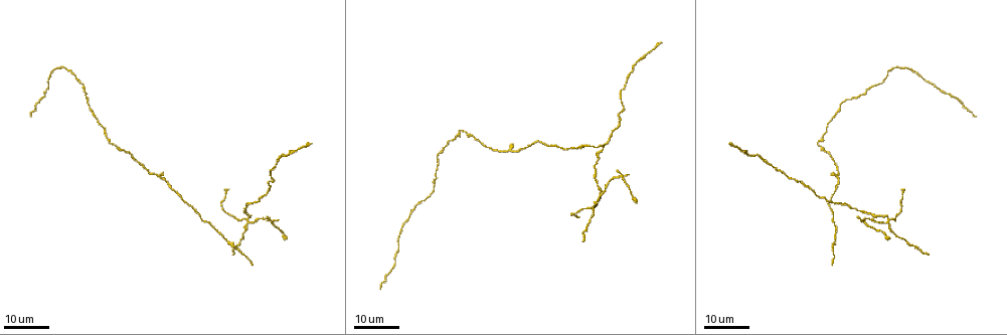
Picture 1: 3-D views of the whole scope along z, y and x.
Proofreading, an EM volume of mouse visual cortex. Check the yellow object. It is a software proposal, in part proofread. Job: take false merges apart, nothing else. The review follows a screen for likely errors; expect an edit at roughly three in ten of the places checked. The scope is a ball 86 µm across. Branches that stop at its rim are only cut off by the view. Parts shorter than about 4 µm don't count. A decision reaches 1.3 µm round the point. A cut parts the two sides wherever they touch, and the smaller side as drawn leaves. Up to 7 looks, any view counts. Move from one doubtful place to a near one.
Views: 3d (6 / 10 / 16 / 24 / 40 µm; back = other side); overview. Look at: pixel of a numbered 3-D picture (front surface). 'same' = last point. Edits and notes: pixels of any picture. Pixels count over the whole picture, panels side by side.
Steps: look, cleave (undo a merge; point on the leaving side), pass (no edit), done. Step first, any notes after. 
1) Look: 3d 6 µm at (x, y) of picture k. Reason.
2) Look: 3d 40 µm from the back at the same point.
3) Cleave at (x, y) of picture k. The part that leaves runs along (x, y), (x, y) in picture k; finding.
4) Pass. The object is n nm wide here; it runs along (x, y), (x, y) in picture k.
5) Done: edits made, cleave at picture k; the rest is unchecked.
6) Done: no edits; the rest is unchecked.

Look: 3d 16 µm at (465, 131) of picture 1. Sudden change in width.

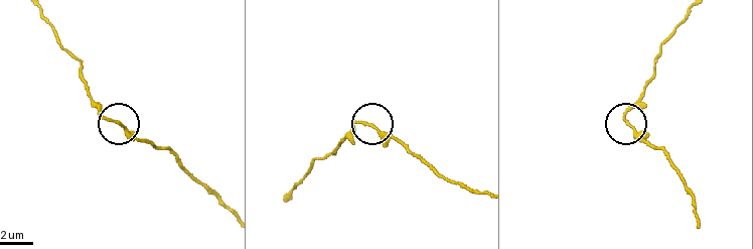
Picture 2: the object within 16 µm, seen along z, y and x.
Look: 3d 10 µm at (120, 124) of picture 2. Zoom in.

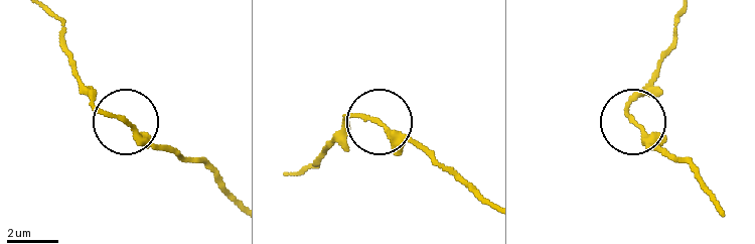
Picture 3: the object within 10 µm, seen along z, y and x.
Cleave at (345, 147) of picture 3. The part that leaves runs along (104, 111), (76, 79), (54, 13) in picture 3; a second cell is stuck on.

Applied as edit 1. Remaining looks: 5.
Look: overview. Redraw.

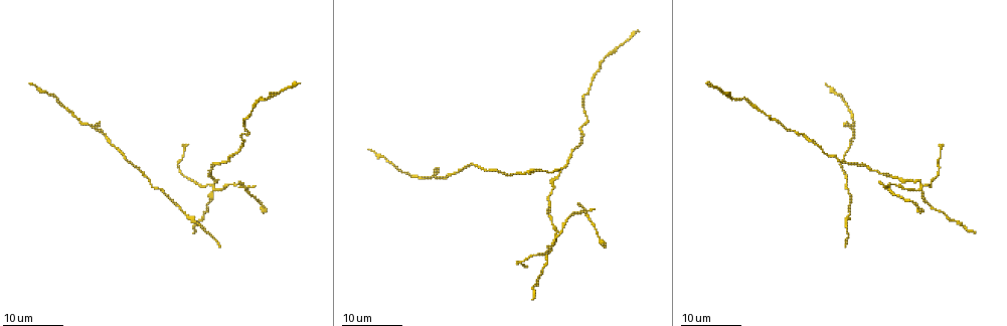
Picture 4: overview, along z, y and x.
Look: 3d 16 µm at (210, 169) of picture 4.

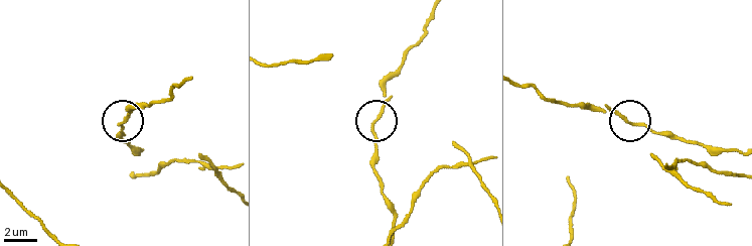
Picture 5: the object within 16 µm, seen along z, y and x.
Look: 3d 10 µm at (376, 122) of picture 5.

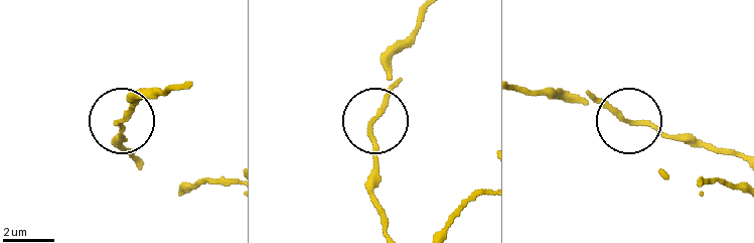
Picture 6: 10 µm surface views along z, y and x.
Pass. One cell here.

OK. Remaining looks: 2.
Look: 3d 16 µm at (552, 243) of picture 4. Four-way junction.

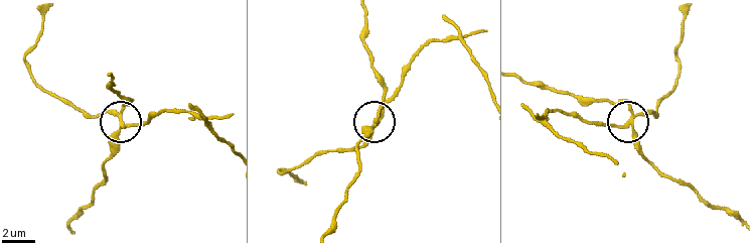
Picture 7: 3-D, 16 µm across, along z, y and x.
Look: 3d 10 µm at (629, 125) of picture 7.

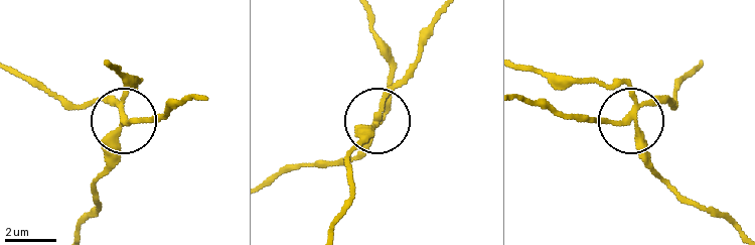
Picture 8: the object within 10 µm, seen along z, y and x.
Cleave at (101, 99) of picture 8. The object is 200 nm wide here; the part that leaves runs along (119, 110), (138, 123), (196, 97) in picture 8; a second cell is stuck on.

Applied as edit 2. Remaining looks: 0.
Done: edits made, cleave at picture 3, cleave at picture 8; the rest is unchecked.

